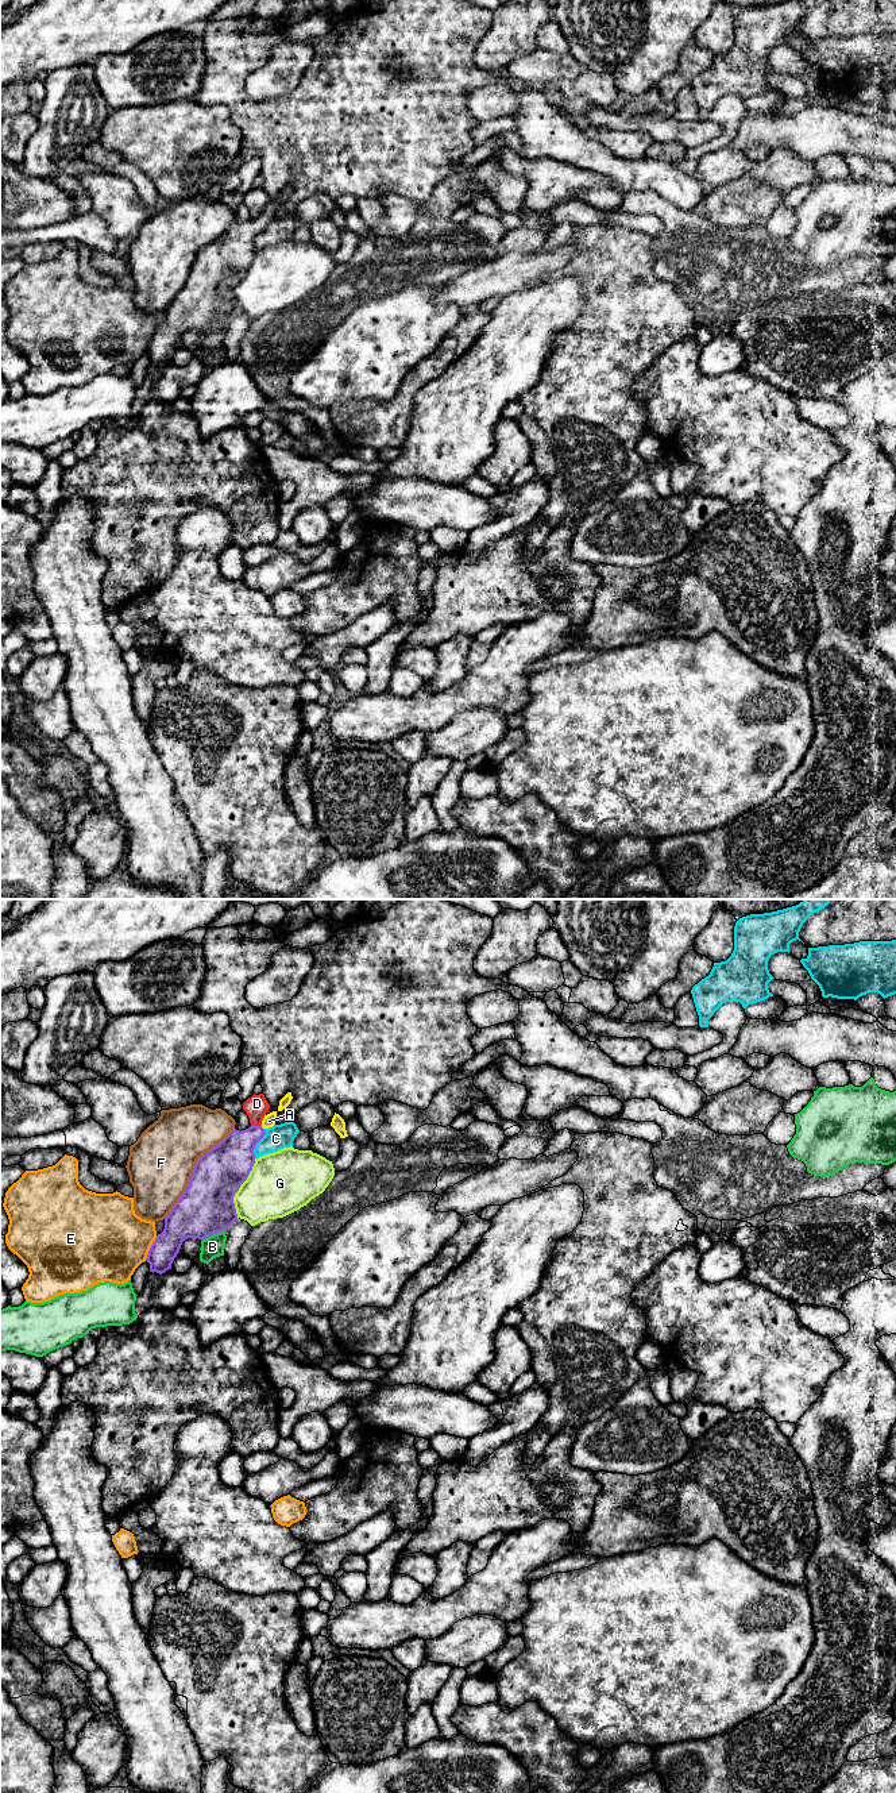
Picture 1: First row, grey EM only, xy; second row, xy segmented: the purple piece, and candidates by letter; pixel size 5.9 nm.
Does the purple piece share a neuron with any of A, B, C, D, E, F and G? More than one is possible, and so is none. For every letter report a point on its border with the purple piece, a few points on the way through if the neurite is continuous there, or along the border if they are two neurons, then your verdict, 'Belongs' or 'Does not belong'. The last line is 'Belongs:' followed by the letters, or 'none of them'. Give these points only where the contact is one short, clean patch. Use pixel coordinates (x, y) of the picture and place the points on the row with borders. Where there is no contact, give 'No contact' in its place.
A: Touches purple at xy (262, 1128). Path across: xy (234, 1157), (262, 1128), (269, 1121). Belongs
B: Touches purple at xy (212, 1234). Boundary: xy (224, 1230), (211, 1234), (201, 1241). Does not belong
C: Touches purple at xy (257, 1142). Boundary: xy (265, 1129), (265, 1136), (255, 1145), (254, 1157). Does not belong
D: Touches purple at xy (257, 1126). Boundary: xy (251, 1125), (261, 1126). Does not belong
E: Touches purple at xy (150, 1248). Does not belong
F: Touches purple at xy (193, 1171). Does not belong
G: Touches purple at xy (239, 1187). Does not belong
Belongs: A

